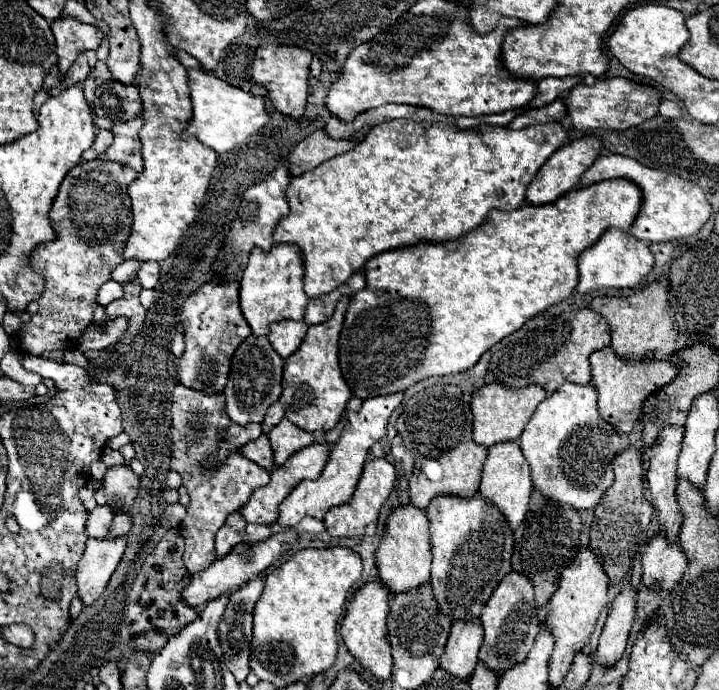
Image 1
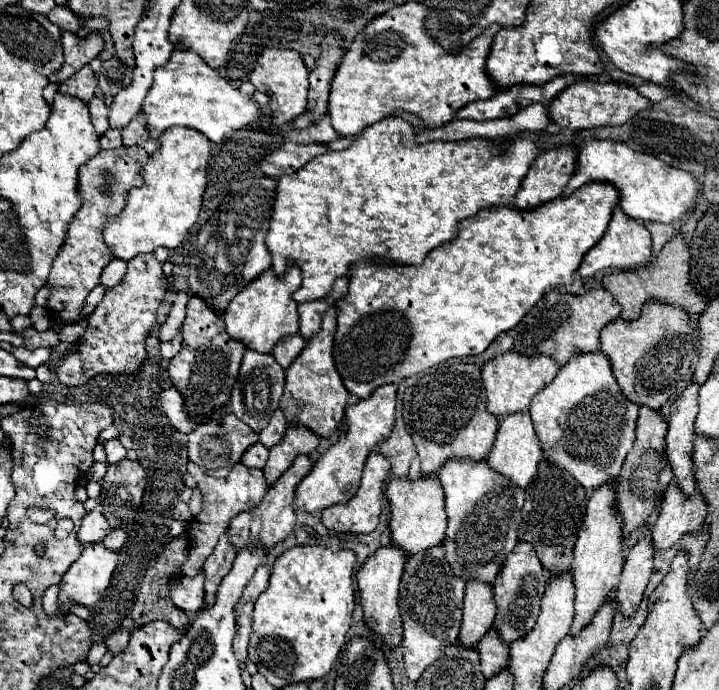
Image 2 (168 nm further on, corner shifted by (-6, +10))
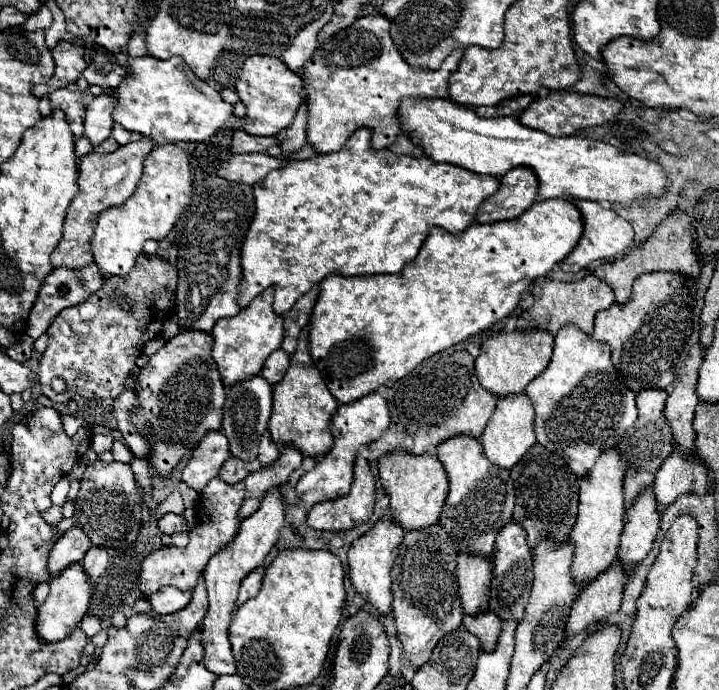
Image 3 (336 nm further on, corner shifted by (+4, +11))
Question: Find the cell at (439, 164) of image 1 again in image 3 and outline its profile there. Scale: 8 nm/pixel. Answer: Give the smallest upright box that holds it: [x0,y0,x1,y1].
[239,128,497,316]

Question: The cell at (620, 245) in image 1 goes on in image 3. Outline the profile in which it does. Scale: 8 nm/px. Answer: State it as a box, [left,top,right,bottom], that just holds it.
[559,200,635,272]

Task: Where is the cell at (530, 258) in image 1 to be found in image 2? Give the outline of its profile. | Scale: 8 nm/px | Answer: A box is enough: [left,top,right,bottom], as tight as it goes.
[335,183,619,399]

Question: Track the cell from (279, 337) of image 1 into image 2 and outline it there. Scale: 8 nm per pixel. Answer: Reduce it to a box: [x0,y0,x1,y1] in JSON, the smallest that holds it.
[273,333,307,369]

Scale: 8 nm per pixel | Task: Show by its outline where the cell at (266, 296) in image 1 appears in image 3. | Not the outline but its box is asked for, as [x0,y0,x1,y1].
[211,288,283,386]

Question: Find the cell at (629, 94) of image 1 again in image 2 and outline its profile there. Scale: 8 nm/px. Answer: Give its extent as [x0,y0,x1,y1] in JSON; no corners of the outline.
[549,79,653,131]

